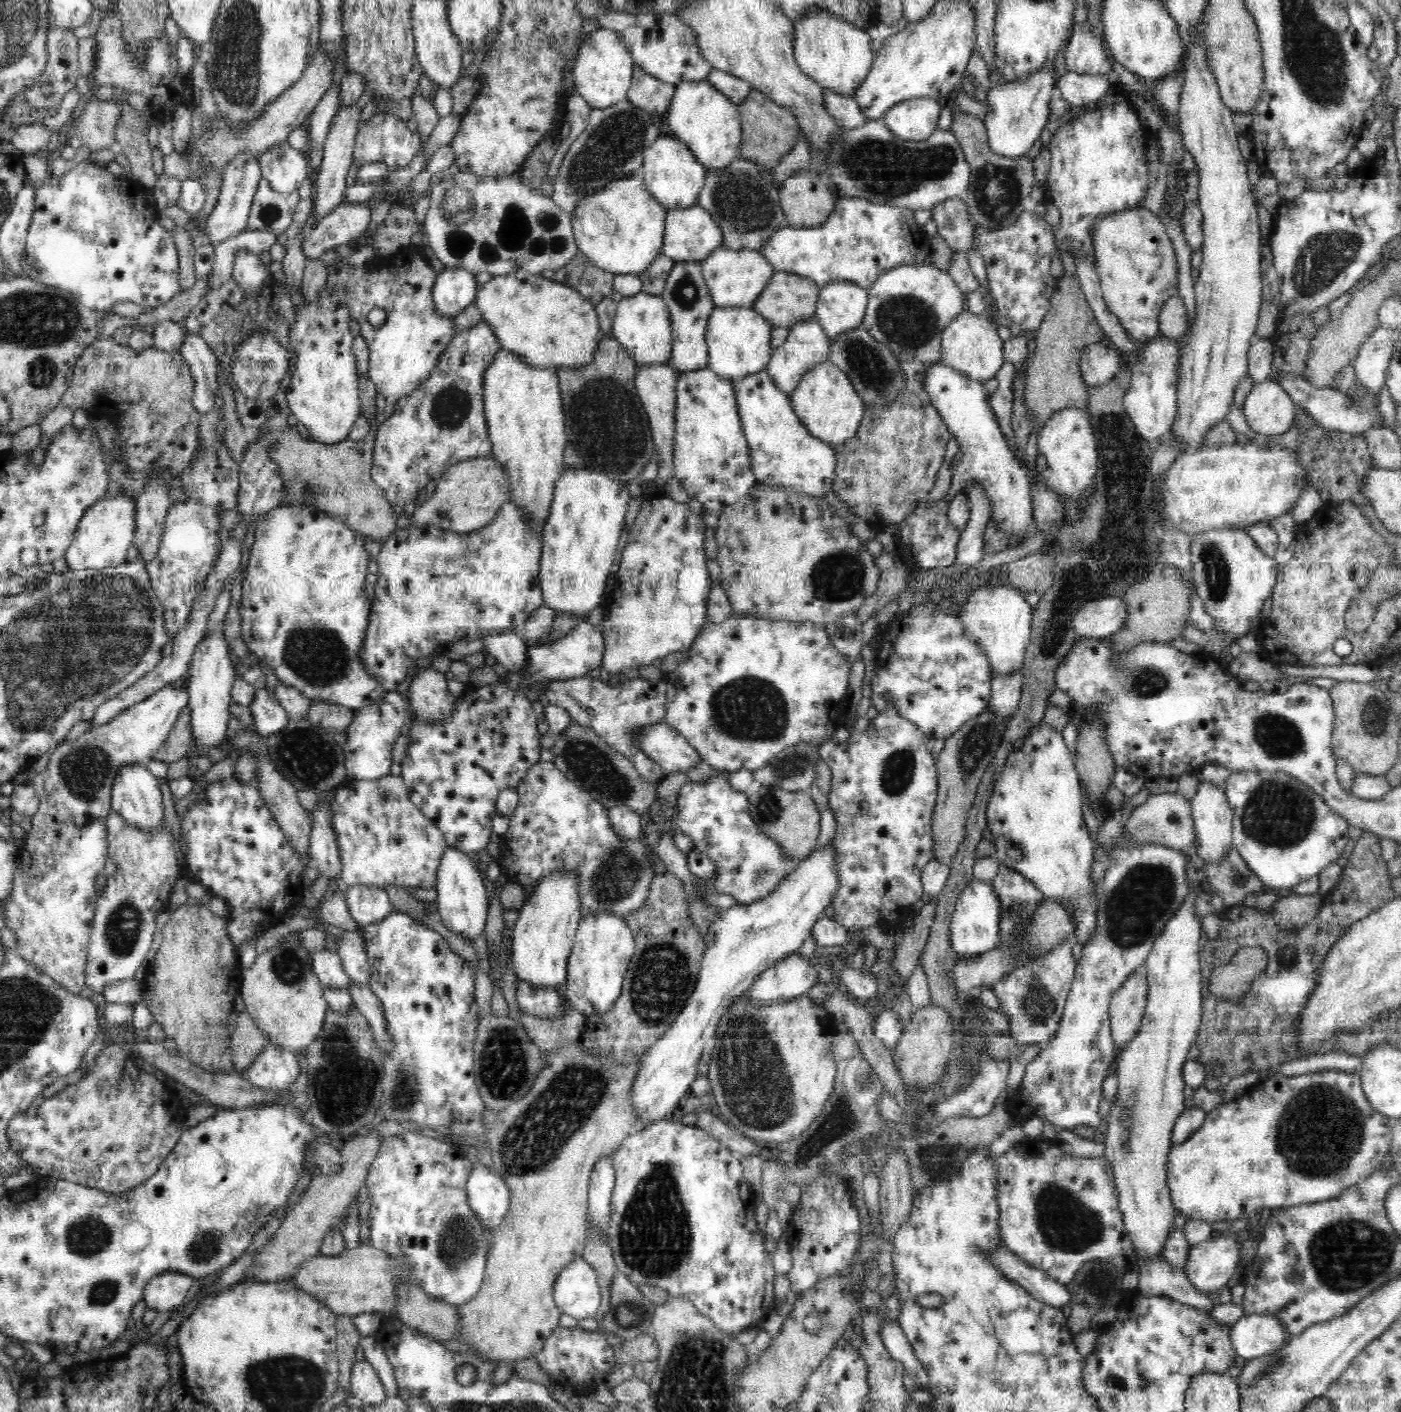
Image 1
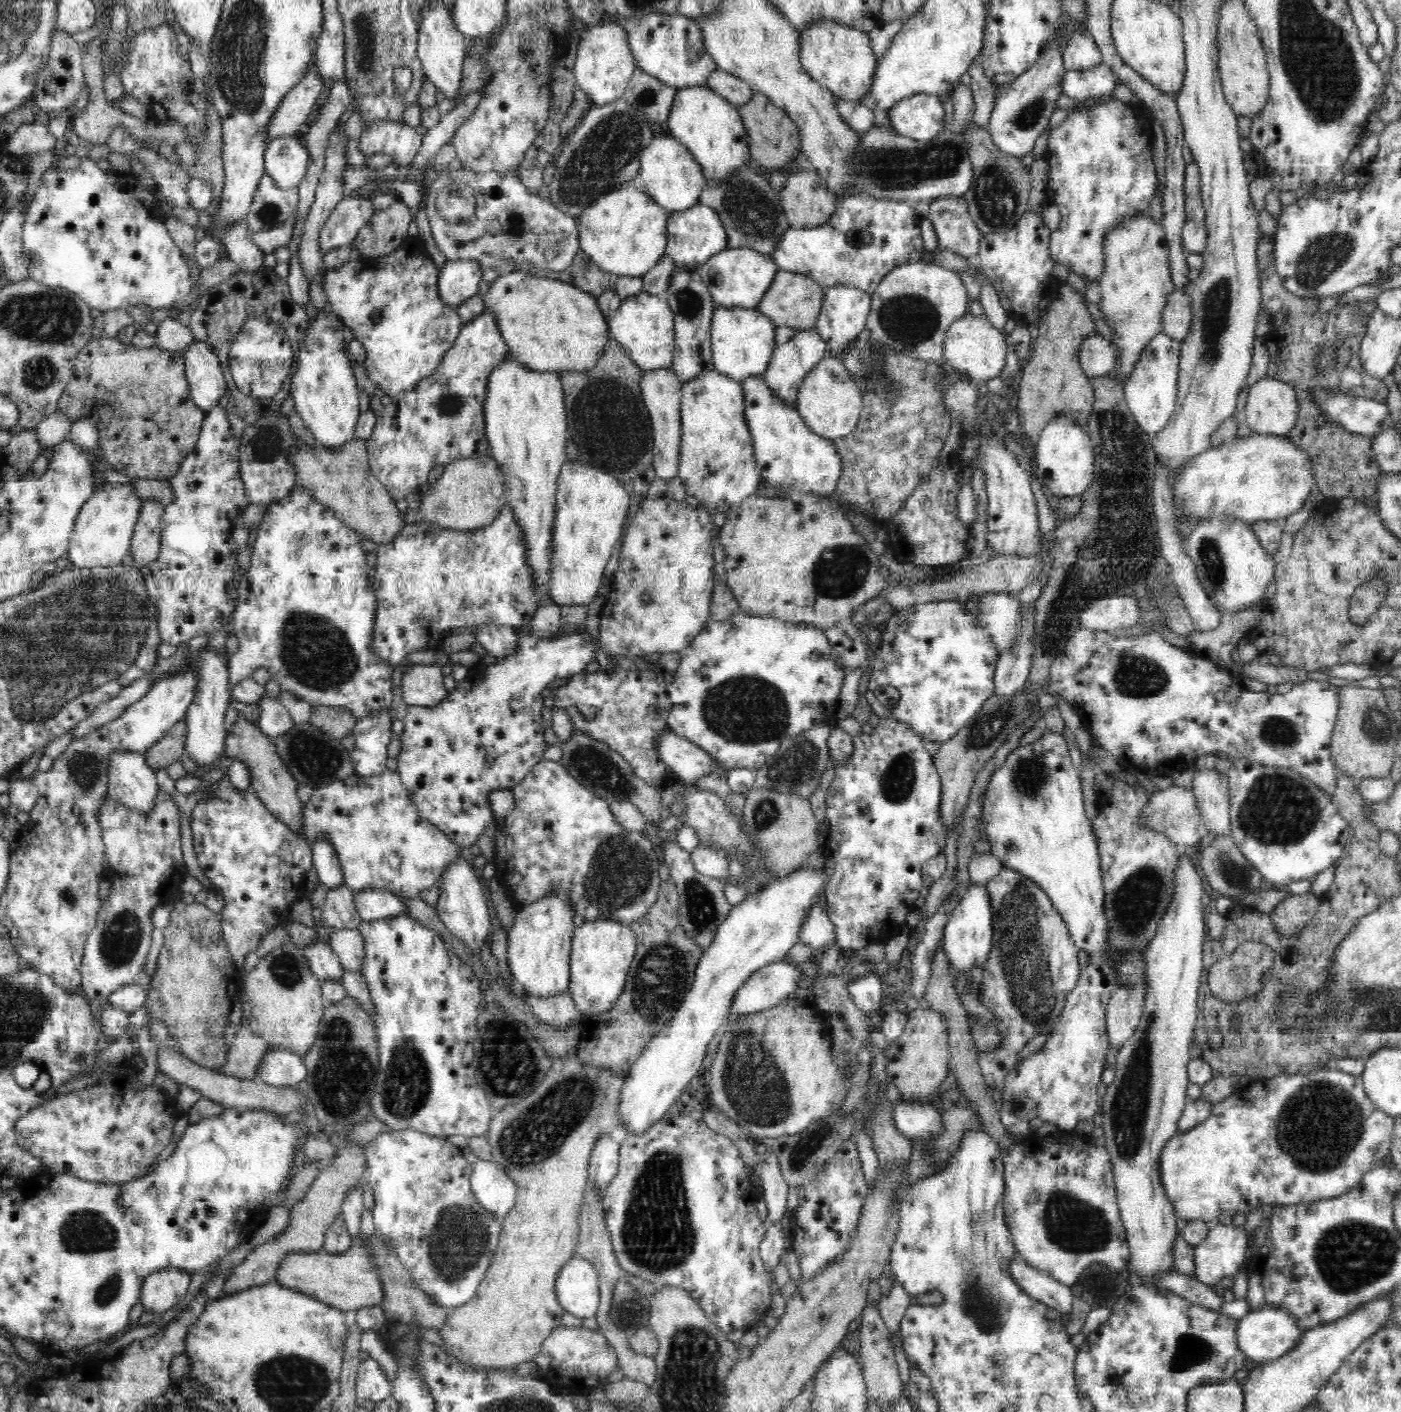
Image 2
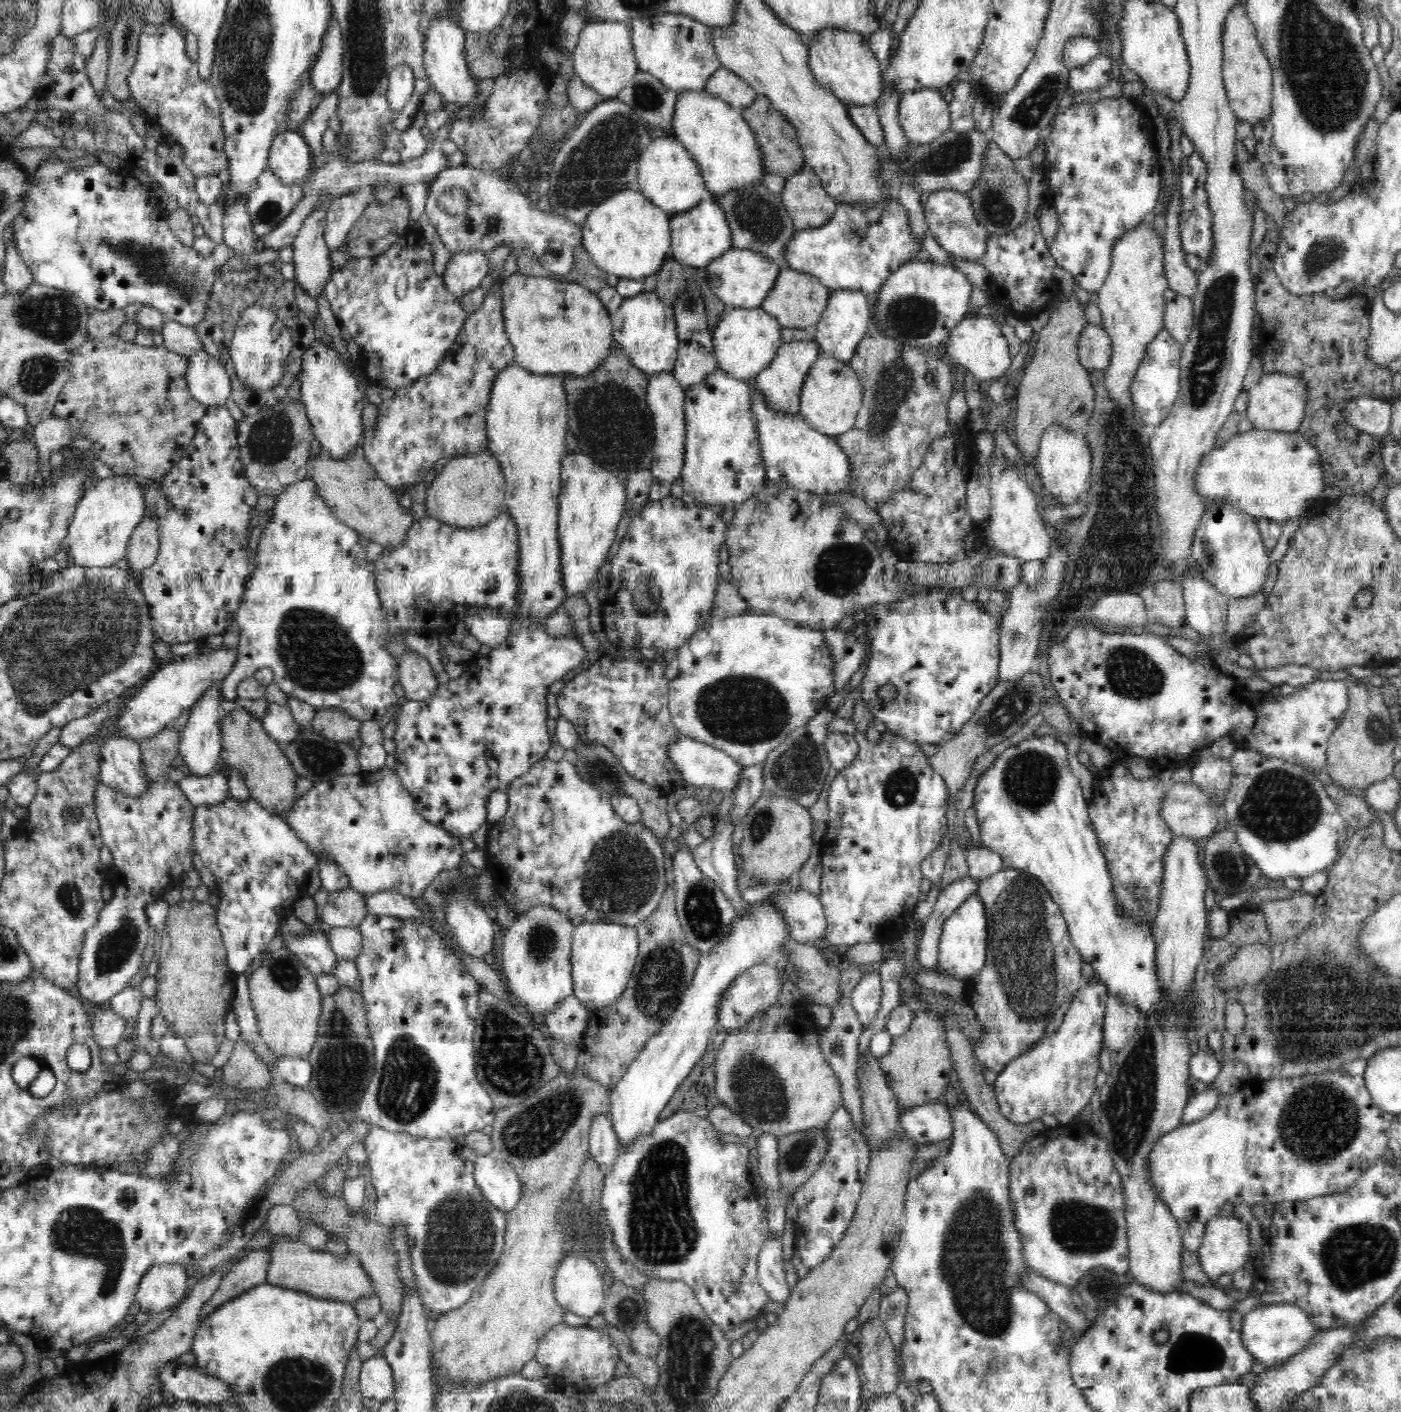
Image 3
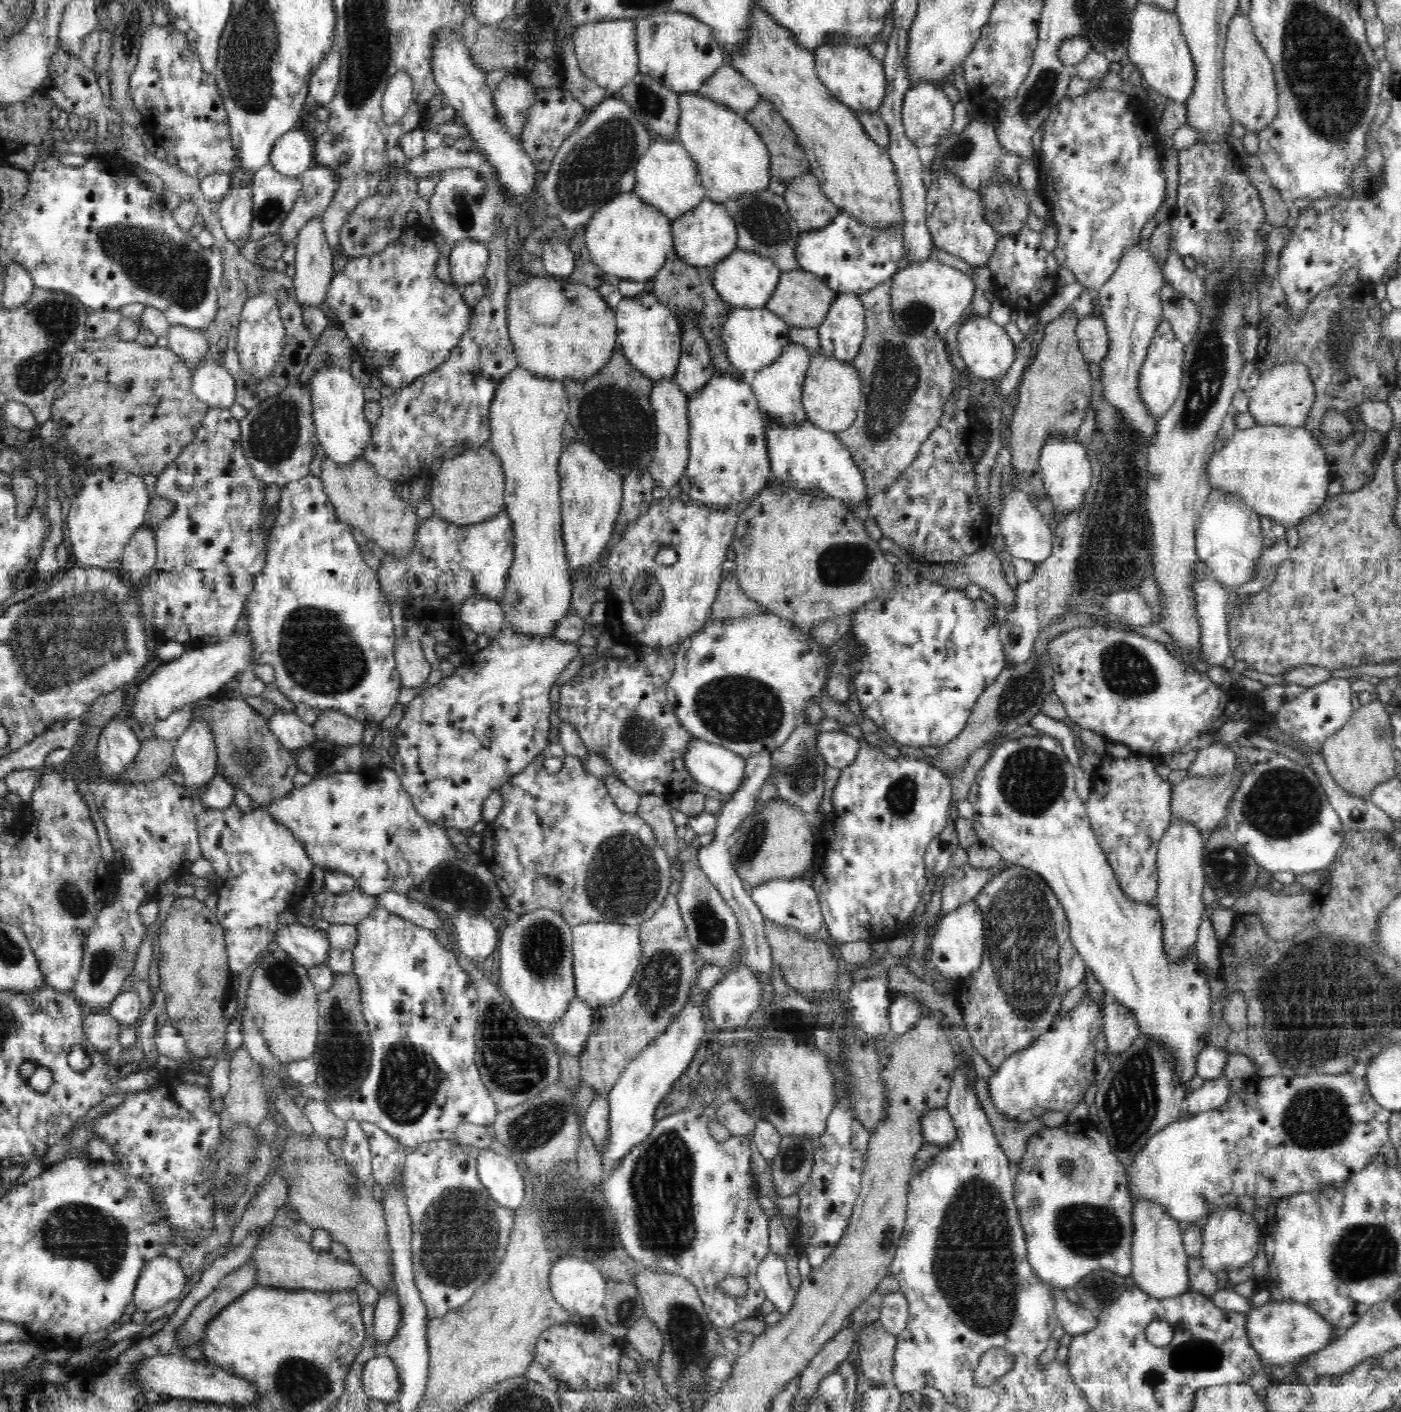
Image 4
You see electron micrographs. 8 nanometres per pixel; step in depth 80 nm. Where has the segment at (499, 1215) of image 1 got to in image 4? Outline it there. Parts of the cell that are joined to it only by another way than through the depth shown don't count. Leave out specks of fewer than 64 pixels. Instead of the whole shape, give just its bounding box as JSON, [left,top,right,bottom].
[477,1149,526,1209]

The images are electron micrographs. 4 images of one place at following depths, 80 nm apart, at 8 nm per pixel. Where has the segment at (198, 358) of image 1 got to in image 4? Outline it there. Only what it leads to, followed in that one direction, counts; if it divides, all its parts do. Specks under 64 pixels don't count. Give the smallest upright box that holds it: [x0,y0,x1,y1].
[191,354,235,408]

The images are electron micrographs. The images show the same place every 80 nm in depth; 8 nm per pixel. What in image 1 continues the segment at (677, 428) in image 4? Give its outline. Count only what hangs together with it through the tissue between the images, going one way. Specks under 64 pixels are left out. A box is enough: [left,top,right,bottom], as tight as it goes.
[635,365,679,482]

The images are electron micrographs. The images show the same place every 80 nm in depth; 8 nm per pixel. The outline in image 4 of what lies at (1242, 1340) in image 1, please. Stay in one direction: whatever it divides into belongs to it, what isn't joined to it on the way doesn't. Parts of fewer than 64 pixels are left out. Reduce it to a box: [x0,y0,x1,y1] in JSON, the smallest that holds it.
[1246,1301,1341,1366]

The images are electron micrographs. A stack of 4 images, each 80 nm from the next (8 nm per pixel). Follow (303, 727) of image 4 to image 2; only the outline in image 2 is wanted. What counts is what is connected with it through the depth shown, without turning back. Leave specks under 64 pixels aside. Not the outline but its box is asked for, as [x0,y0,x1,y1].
[258,694,294,737]

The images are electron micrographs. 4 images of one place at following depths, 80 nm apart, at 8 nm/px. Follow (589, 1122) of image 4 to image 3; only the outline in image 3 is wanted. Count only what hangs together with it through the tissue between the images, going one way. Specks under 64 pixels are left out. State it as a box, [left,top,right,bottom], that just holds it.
[588,1114,621,1175]

